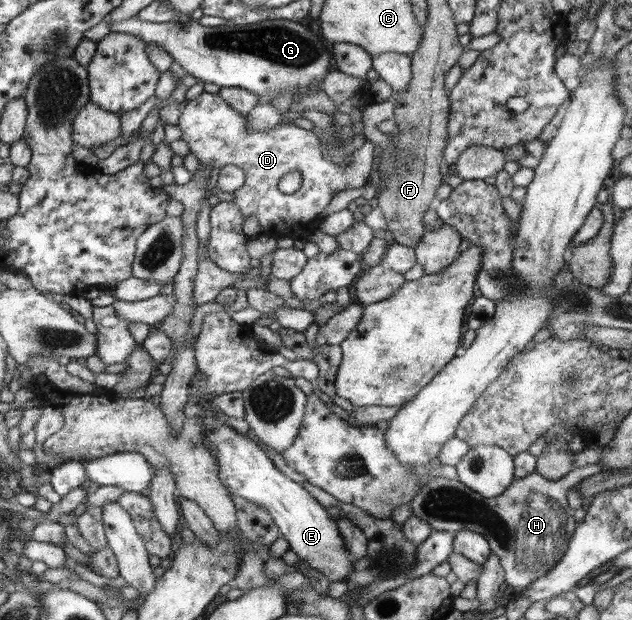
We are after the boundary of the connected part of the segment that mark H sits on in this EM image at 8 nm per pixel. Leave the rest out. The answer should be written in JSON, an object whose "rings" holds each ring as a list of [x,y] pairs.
{"rings":[[[599,461],[587,467],[574,467],[562,479],[547,480],[539,473],[515,479],[503,494],[485,497],[463,485],[459,479],[439,476],[427,482],[411,502],[412,515],[429,523],[433,530],[445,531],[455,536],[459,531],[473,531],[485,537],[493,554],[497,554],[505,570],[504,579],[517,590],[523,590],[533,580],[539,579],[564,557],[565,550],[578,525],[574,509],[567,503],[567,493],[572,487],[597,473],[603,472]]]}

